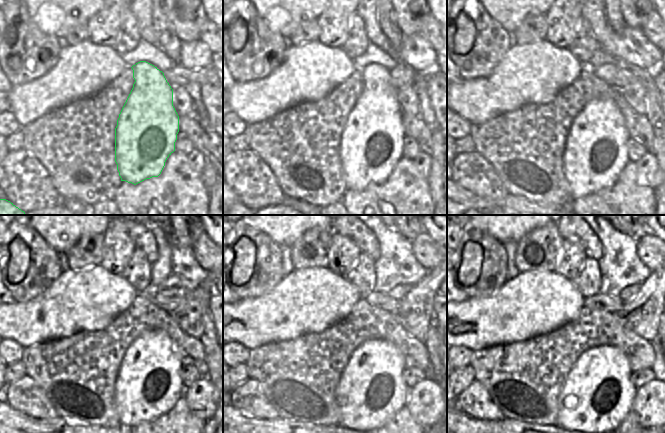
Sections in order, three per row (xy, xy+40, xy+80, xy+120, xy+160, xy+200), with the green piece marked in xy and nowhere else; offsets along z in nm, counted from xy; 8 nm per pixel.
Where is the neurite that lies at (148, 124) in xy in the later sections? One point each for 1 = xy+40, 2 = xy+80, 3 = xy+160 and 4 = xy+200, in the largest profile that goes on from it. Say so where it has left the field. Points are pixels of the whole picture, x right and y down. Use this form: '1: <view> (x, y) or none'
1: xy+40 (371, 143)
2: xy+80 (595, 152)
3: xy+160 (371, 389)
4: xy+200 (597, 394)

